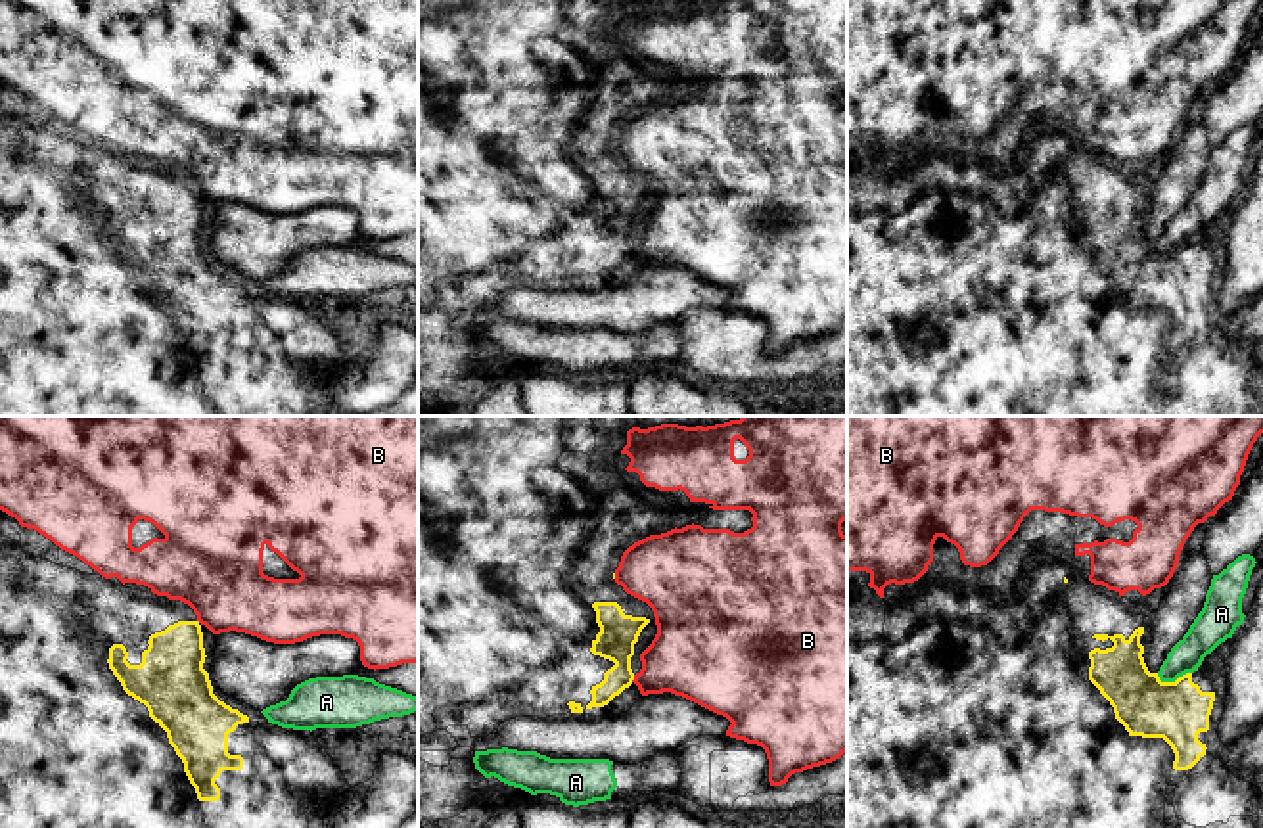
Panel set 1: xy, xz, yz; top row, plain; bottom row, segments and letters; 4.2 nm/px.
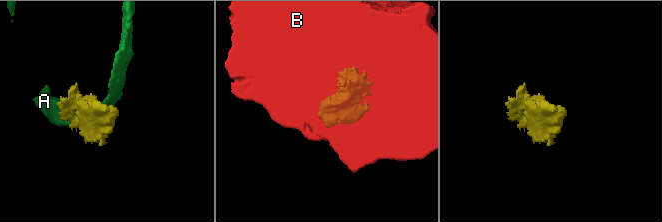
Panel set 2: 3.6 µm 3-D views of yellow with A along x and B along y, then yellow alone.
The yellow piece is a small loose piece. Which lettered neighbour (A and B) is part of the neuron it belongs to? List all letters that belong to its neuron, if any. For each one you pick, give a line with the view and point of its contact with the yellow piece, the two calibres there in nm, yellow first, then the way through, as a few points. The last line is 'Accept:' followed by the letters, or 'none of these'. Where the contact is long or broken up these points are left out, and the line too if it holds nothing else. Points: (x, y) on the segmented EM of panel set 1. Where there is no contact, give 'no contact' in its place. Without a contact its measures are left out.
Accept: none of these

